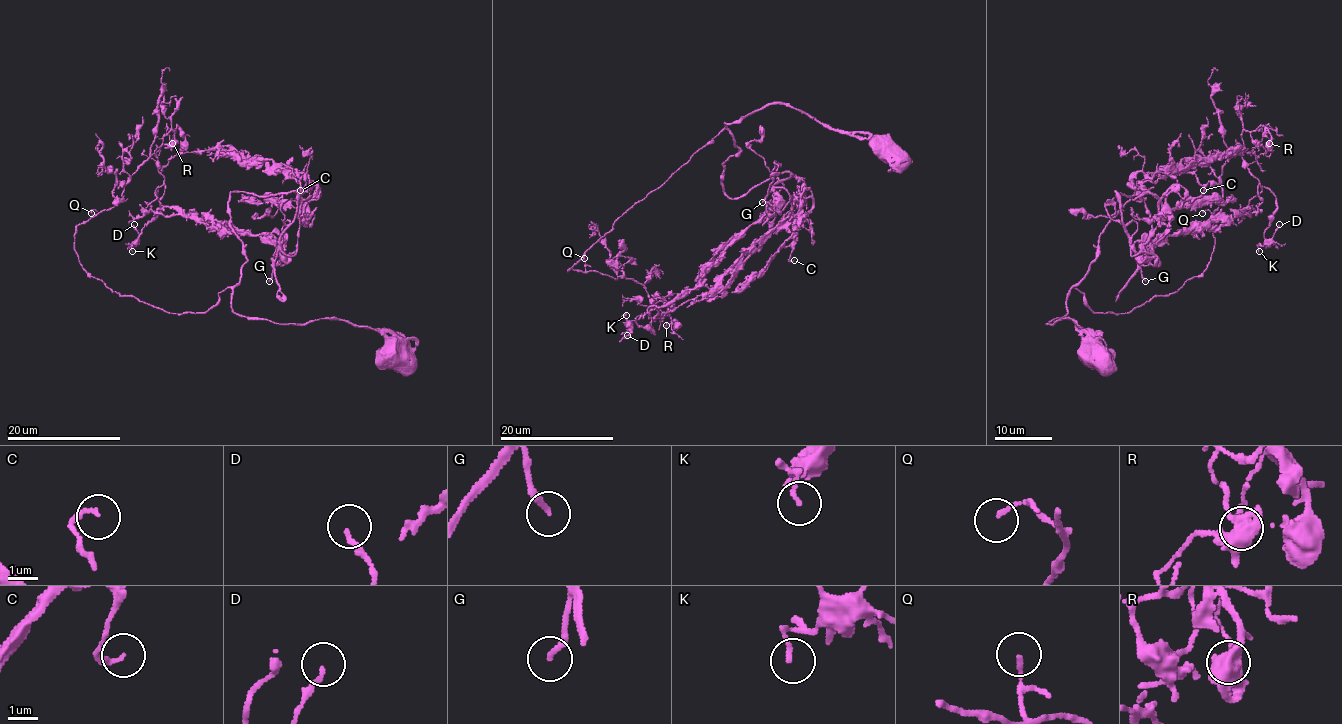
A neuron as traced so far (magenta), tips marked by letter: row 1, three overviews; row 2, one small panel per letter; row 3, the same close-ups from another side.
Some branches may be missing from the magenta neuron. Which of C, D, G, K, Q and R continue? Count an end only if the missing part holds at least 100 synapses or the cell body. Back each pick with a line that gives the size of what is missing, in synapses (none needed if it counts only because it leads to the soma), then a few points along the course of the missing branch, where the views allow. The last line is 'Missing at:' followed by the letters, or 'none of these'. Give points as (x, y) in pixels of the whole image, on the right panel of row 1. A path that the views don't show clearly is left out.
G: about 110 synapses; missing branch runs (1145, 281), (1134, 307), (1138, 318), (1164, 311), (1230, 267), (1243, 264)
Missing at: G

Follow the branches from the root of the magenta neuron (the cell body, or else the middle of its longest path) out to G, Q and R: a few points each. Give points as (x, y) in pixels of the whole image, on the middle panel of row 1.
G: (885, 146), (782, 103), (725, 122), (740, 152), (722, 190), (745, 196), (774, 162), (762, 202)
Q: (885, 146), (893, 146), (825, 128), (782, 103), (765, 105), (725, 122), (567, 271), (586, 271), (584, 258)
R: (885, 146), (893, 146), (825, 128), (782, 103), (725, 122), (567, 270), (639, 281), (668, 305), (666, 325)

